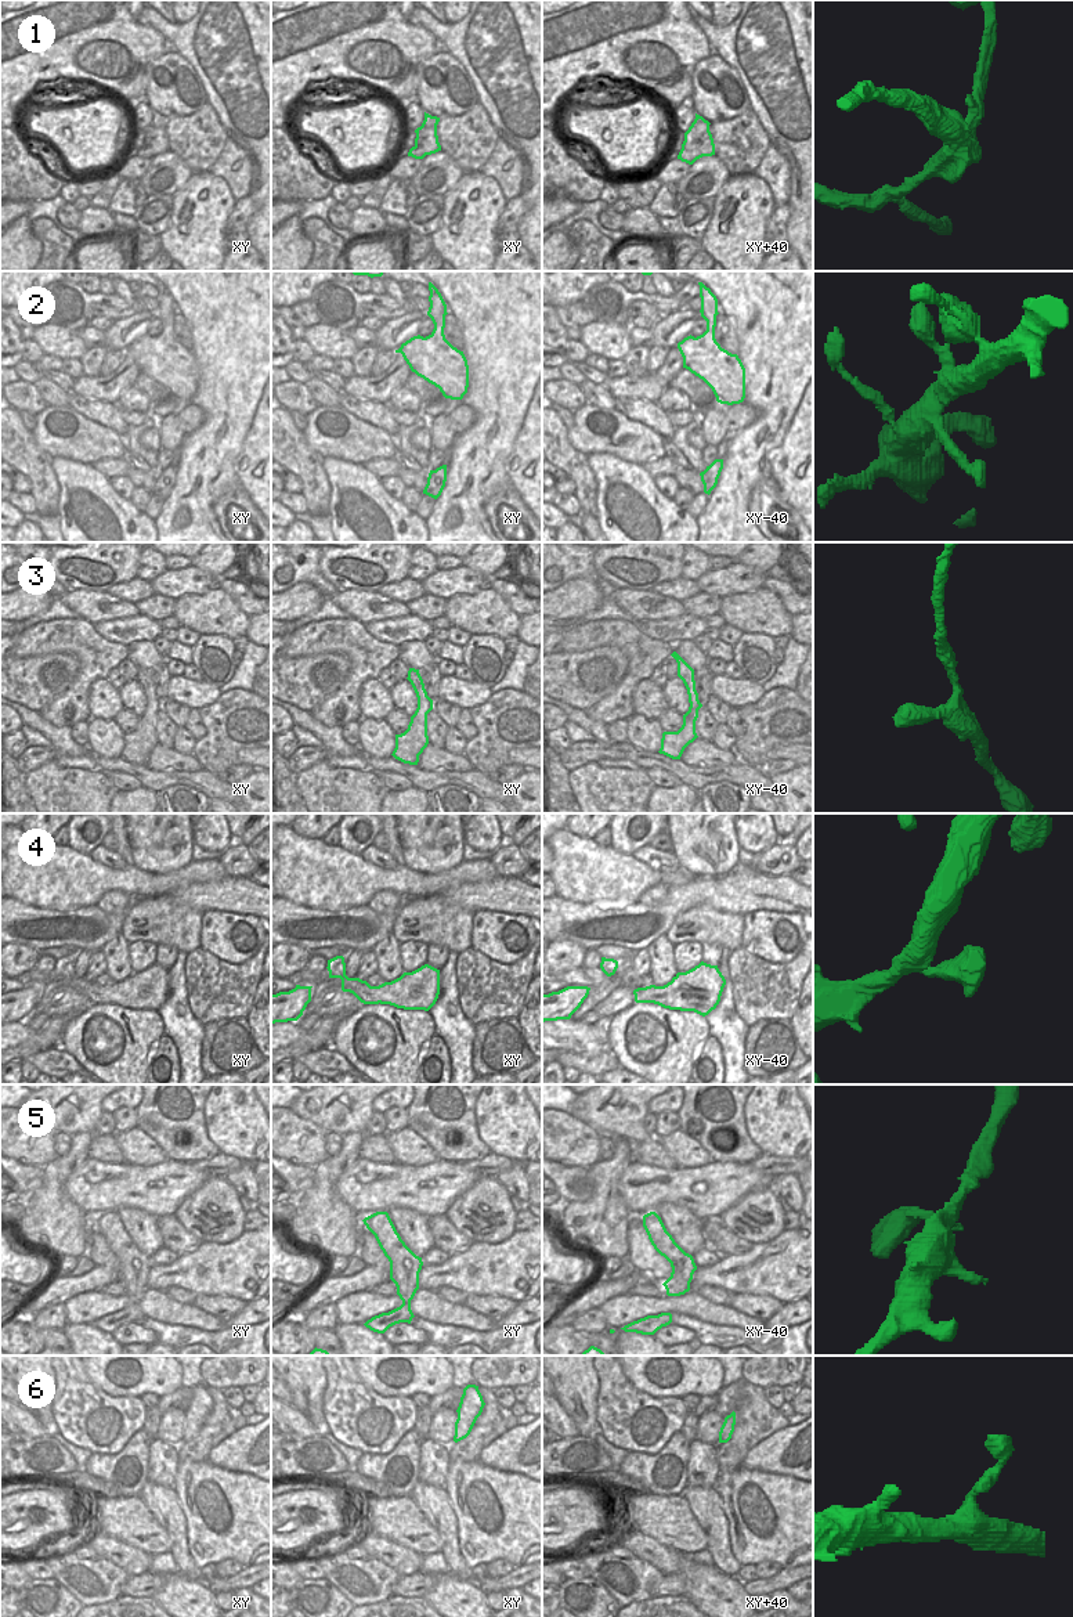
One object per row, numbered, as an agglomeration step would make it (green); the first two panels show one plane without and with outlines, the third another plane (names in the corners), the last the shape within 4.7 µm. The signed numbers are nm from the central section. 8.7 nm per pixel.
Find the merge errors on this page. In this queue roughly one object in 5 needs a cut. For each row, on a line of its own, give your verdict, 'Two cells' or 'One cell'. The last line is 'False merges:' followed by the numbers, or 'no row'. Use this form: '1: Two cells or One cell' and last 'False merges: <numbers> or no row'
1: Two cells
2: One cell
3: One cell
4: One cell
5: One cell
6: One cell
False merges: 1.

